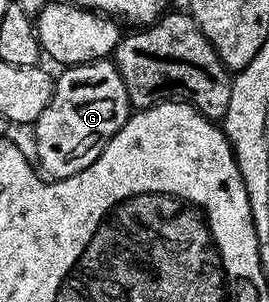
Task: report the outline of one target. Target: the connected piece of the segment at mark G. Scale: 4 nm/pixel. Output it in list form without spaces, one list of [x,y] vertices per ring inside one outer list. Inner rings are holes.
[[[99,58],[95,62],[82,62],[80,66],[68,66],[63,75],[54,79],[55,87],[49,104],[45,104],[45,112],[33,124],[35,130],[35,154],[39,157],[38,165],[43,165],[42,173],[52,179],[68,178],[93,164],[97,156],[109,144],[112,136],[127,123],[133,107],[125,92],[125,80],[121,80],[121,72],[111,58]]]

